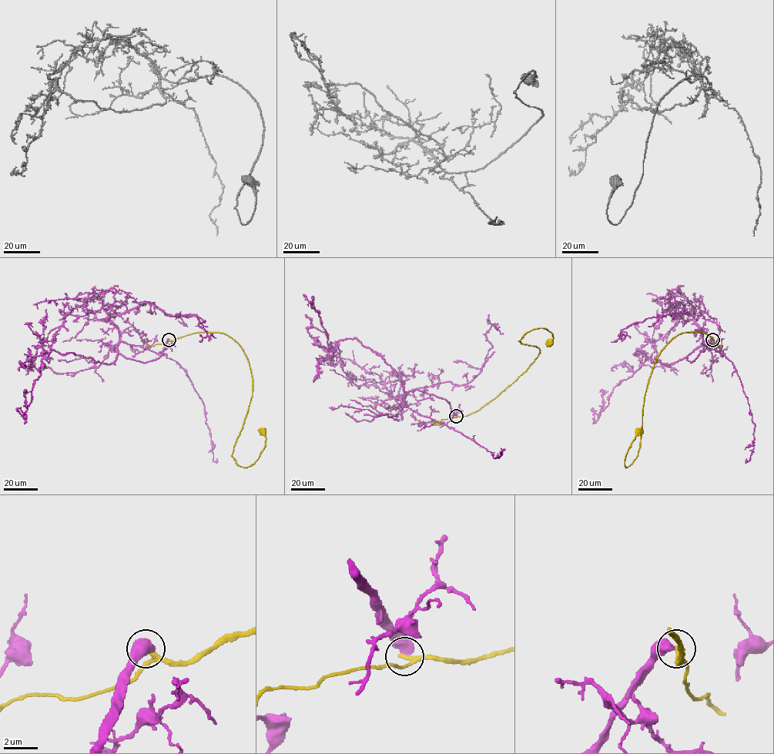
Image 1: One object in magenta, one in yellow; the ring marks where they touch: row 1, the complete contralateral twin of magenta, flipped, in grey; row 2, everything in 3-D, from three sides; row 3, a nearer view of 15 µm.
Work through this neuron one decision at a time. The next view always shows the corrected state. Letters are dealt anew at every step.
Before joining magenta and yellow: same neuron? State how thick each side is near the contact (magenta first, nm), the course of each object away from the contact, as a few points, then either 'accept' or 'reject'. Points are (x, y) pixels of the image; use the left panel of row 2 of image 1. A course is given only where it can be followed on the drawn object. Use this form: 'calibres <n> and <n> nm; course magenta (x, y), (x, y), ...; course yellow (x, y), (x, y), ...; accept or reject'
calibres 650 and 220 nm; course magenta (169, 340), (153, 360), (126, 358), (110, 317), (153, 303), (205, 321), (201, 342); course yellow (169, 340), (218, 332), (239, 345), (252, 383), (232, 455), (239, 466), (257, 459), (263, 431); reject

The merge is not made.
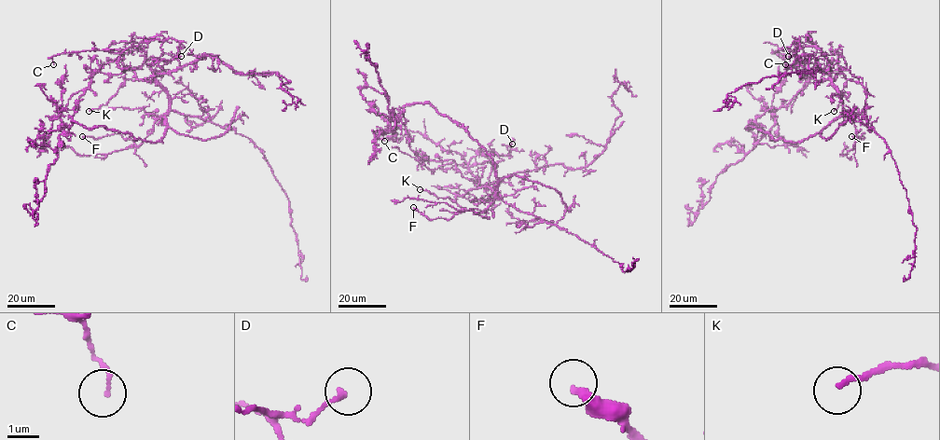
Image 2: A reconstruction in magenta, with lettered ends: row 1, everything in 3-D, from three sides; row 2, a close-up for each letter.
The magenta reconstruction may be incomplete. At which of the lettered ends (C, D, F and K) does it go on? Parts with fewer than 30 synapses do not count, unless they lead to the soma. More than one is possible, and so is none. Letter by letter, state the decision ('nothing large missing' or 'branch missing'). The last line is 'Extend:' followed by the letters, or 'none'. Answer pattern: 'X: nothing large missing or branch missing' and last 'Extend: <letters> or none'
C: nothing large missing
D: nothing large missing
F: nothing large missing
K: nothing large missing
Extend: none

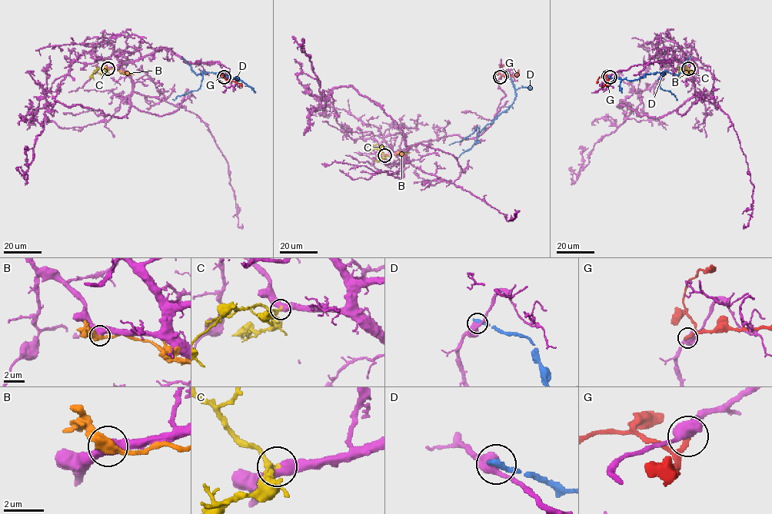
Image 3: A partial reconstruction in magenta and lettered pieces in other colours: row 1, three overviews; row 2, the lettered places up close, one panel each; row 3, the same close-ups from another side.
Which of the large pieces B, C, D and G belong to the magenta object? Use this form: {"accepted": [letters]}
{"accepted": ["C"]}

